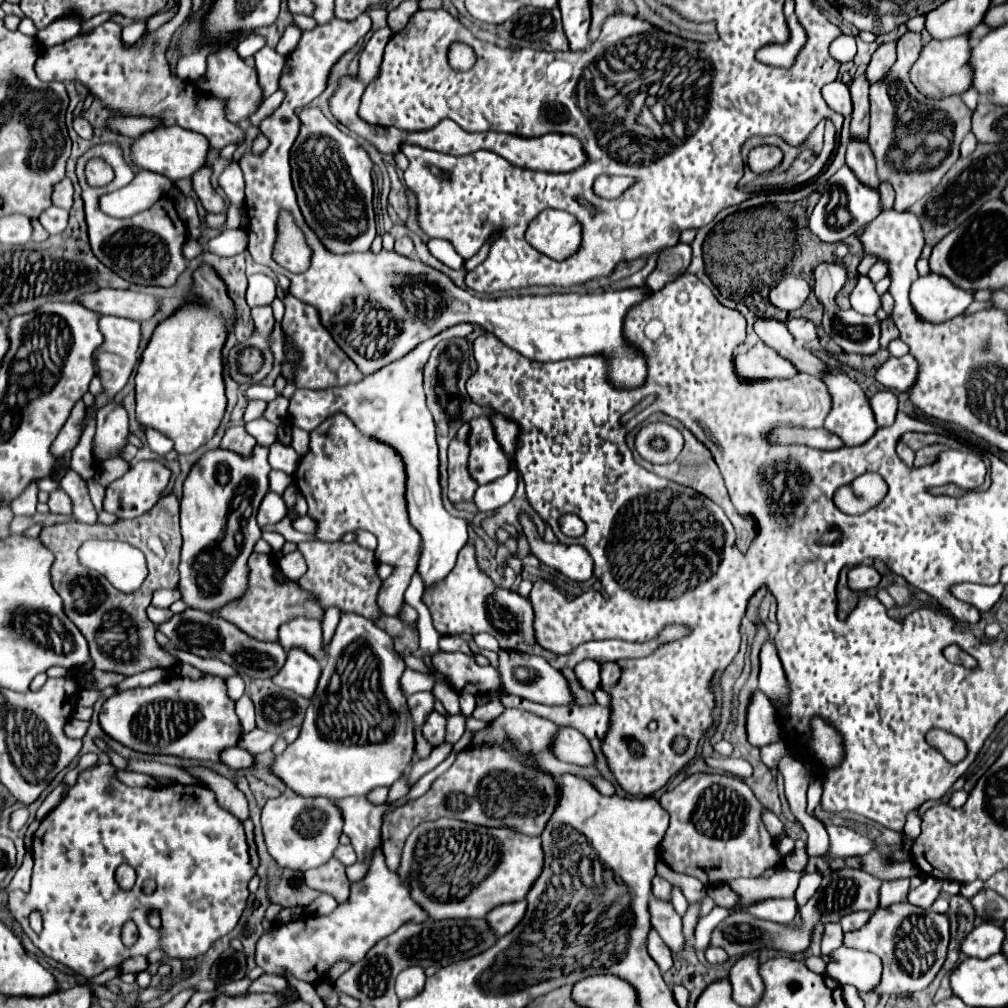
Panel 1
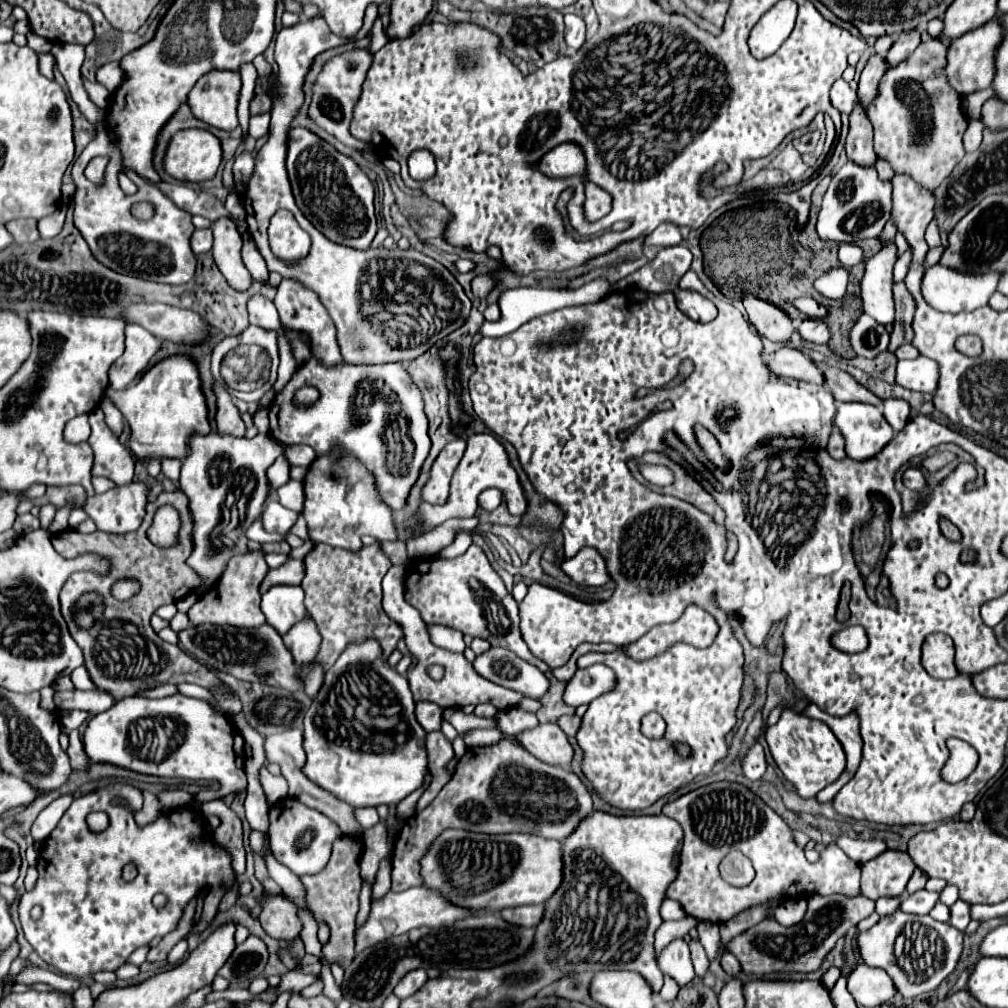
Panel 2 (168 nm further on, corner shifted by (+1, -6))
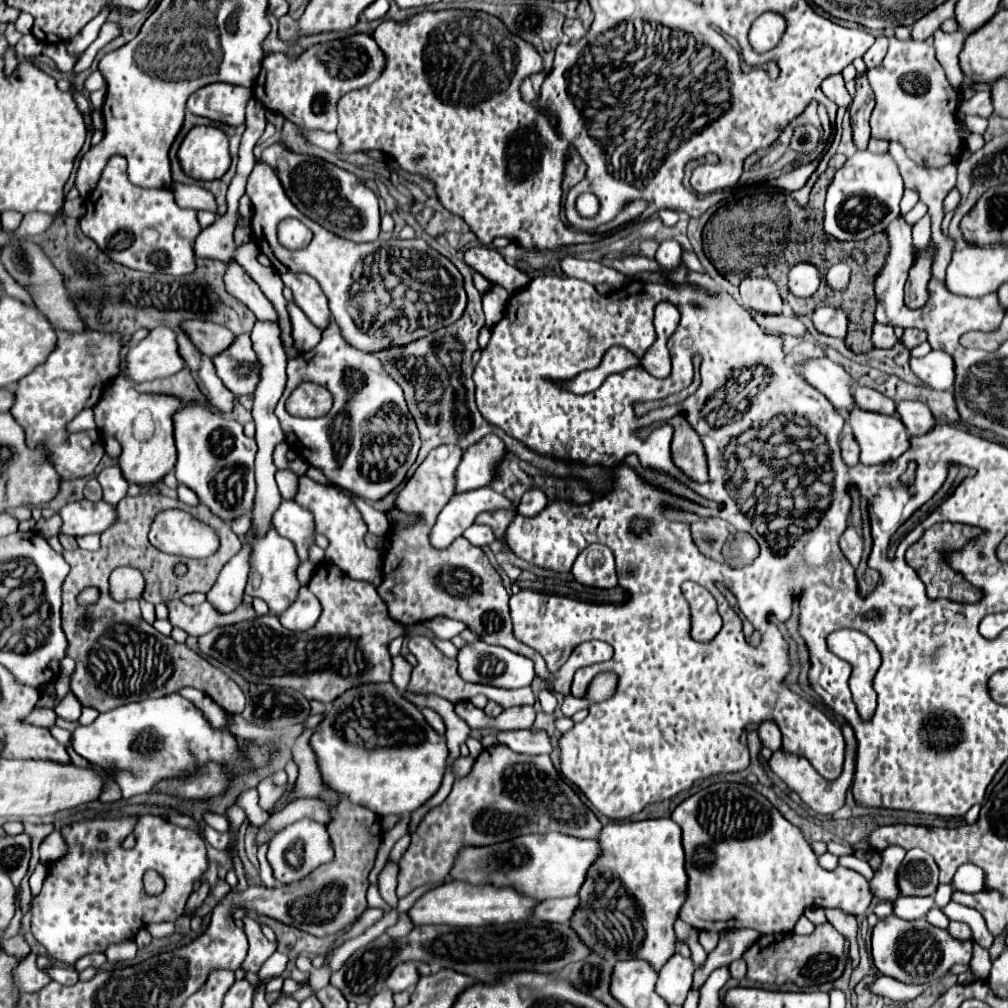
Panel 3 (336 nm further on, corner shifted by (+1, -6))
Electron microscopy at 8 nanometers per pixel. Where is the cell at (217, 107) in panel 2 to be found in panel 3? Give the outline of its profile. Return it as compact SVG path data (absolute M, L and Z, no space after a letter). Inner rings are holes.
M210 84L196 90L188 98L188 110L196 116L210 118L214 122L224 122L238 126L244 122L246 104L252 98L252 90L234 84Z

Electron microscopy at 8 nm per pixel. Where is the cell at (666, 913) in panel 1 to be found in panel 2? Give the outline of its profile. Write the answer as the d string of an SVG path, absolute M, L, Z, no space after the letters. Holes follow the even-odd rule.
M684 938L672 940L658 956L658 966L664 974L672 976L680 986L688 984L696 974L690 960L690 950Z

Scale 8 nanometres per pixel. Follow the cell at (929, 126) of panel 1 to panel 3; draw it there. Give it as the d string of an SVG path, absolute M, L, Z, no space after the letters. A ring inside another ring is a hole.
M892 38L882 64L868 68L866 76L876 94L876 108L870 118L874 138L900 142L906 154L920 166L940 168L960 158L964 150L964 142L956 130L960 92L946 80L944 68L934 58L932 44L912 46L912 40L902 42Z

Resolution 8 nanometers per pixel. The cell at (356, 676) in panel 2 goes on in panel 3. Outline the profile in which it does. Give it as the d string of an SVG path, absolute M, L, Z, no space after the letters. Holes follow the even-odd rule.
M392 682L358 686L326 706L326 718L310 744L330 788L378 816L404 816L426 804L442 784L448 758L446 736L438 734L414 704L402 700Z

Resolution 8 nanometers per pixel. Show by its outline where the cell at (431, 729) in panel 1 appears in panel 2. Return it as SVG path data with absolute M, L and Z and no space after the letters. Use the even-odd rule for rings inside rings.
M440 730L430 732L426 736L426 754L428 754L428 768L432 772L432 784L426 788L426 792L418 800L414 812L424 810L442 790L442 786L450 780L450 774L446 772L446 764L454 758L454 750L452 750L452 742Z

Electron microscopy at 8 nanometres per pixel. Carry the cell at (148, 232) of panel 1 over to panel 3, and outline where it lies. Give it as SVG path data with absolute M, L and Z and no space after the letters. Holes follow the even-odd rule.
M112 156L102 172L94 192L86 200L86 214L80 228L90 236L114 262L142 270L164 274L188 274L194 270L192 244L202 232L196 210L180 208L168 188L140 188L128 180L126 160Z

